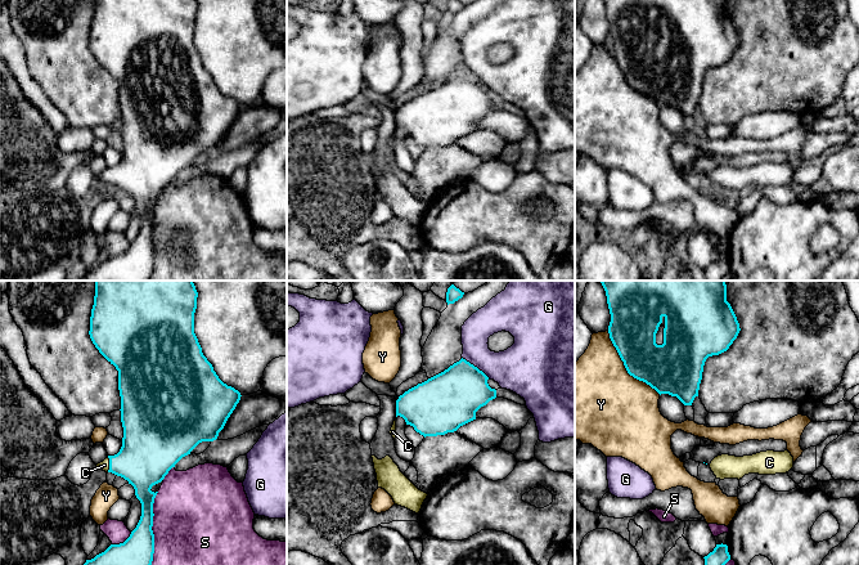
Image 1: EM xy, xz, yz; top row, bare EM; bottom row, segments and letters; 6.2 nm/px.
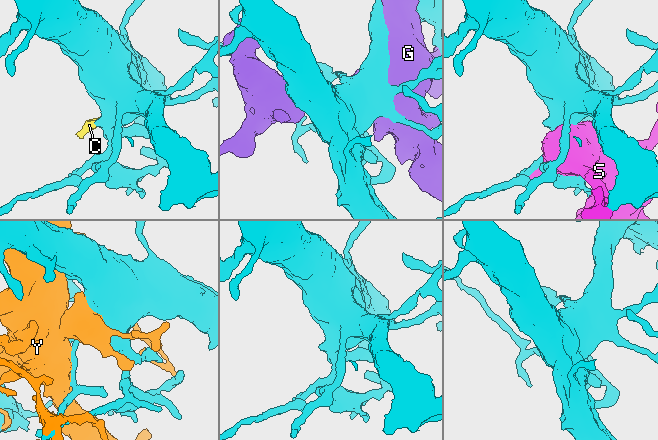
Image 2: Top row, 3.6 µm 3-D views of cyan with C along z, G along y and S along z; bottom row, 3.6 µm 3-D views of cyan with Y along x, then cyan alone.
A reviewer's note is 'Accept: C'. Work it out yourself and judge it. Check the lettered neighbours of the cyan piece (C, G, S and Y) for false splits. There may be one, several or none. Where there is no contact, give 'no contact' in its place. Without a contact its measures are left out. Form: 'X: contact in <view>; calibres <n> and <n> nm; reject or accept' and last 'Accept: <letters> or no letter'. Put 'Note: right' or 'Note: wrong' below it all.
C: contact in xy; calibres 340 and 60 nm; accept
G: contact in xz; calibres 360 and 280 nm; reject
S: contact in xy; calibres 260 and 480 nm; reject
Y: contact in yz; calibres 300 and 480 nm; reject
Accept: C
Note: right

